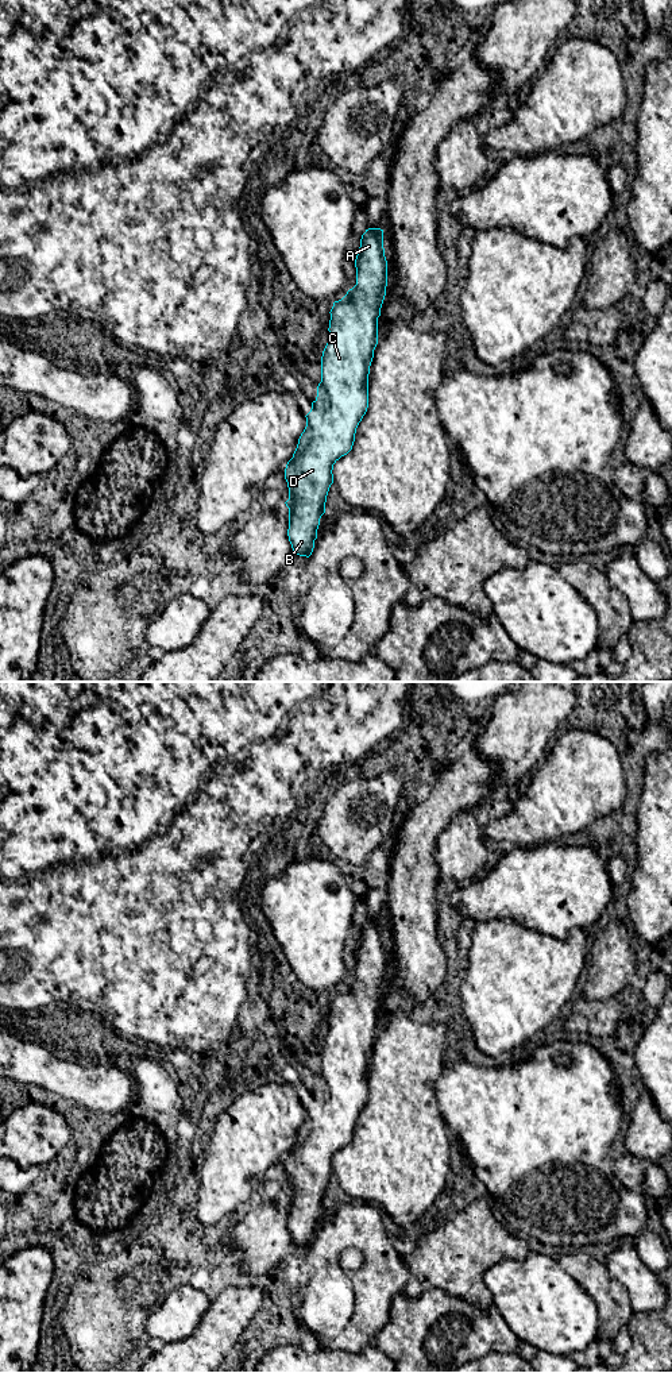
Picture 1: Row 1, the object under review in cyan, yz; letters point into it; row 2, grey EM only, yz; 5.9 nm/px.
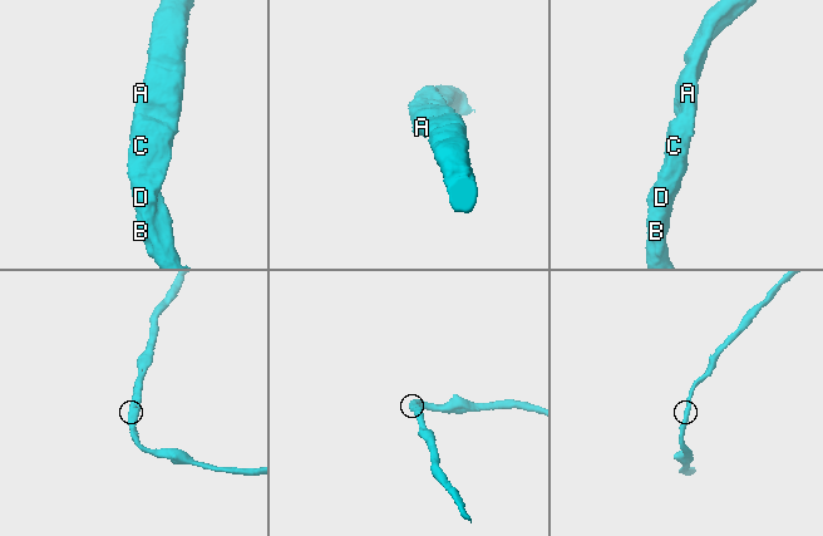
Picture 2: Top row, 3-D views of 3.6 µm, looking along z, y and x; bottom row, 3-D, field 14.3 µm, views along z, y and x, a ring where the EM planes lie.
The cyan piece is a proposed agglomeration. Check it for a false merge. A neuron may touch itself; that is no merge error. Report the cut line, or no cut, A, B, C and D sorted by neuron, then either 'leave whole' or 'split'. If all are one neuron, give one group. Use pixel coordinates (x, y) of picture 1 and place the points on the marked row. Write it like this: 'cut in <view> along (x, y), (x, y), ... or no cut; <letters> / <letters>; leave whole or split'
no cut; A B C D; leave whole

